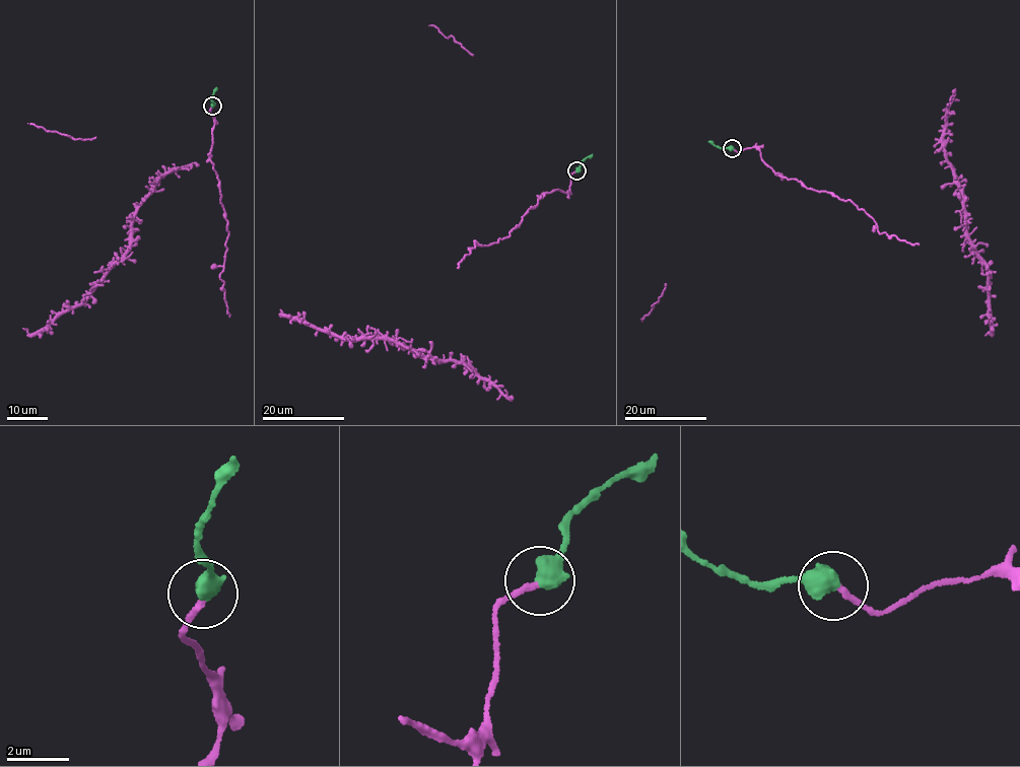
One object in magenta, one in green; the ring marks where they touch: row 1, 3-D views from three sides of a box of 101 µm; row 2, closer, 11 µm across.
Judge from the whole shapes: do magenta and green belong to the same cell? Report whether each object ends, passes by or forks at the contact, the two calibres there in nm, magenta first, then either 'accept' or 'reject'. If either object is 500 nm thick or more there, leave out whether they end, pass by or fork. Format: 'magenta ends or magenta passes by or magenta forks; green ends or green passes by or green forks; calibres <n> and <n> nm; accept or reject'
calibres 170 and 600 nm; reject

